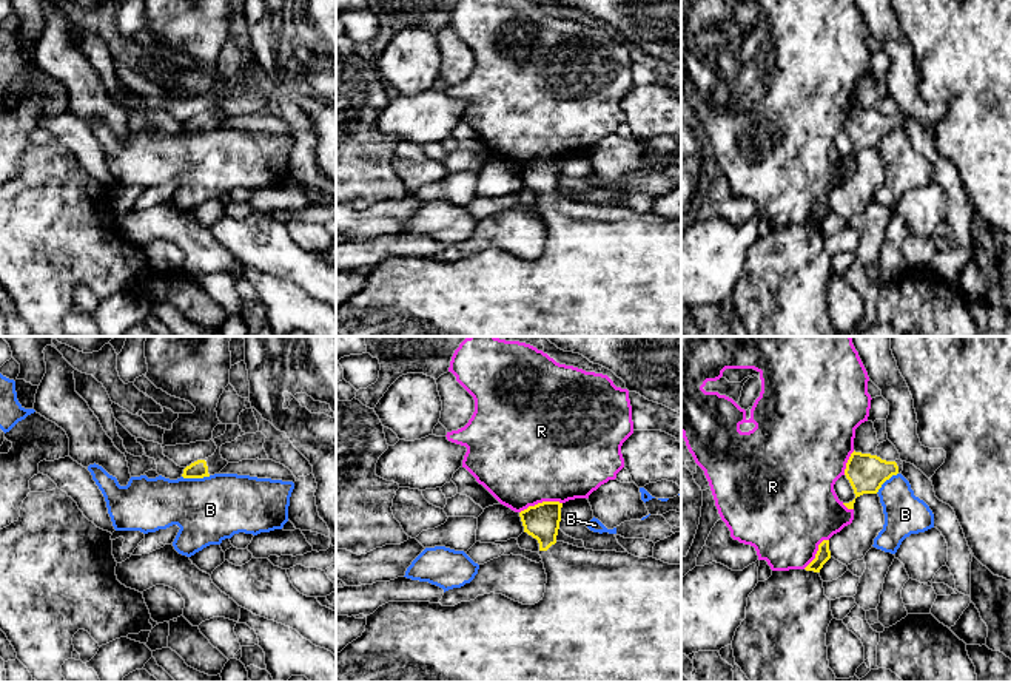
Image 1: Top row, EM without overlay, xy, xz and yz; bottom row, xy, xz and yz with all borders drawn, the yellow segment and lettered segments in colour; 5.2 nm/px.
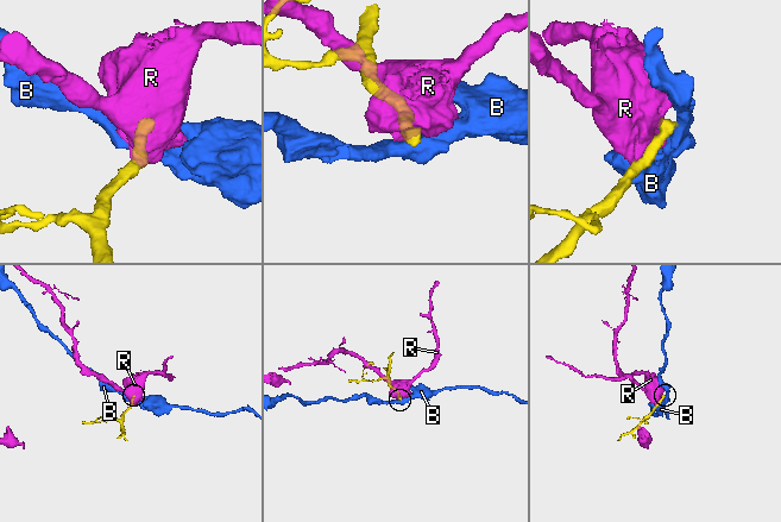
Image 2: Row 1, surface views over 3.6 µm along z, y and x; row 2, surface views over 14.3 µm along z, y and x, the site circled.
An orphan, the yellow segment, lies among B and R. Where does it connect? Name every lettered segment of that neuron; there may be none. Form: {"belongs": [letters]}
{"belongs": []}

